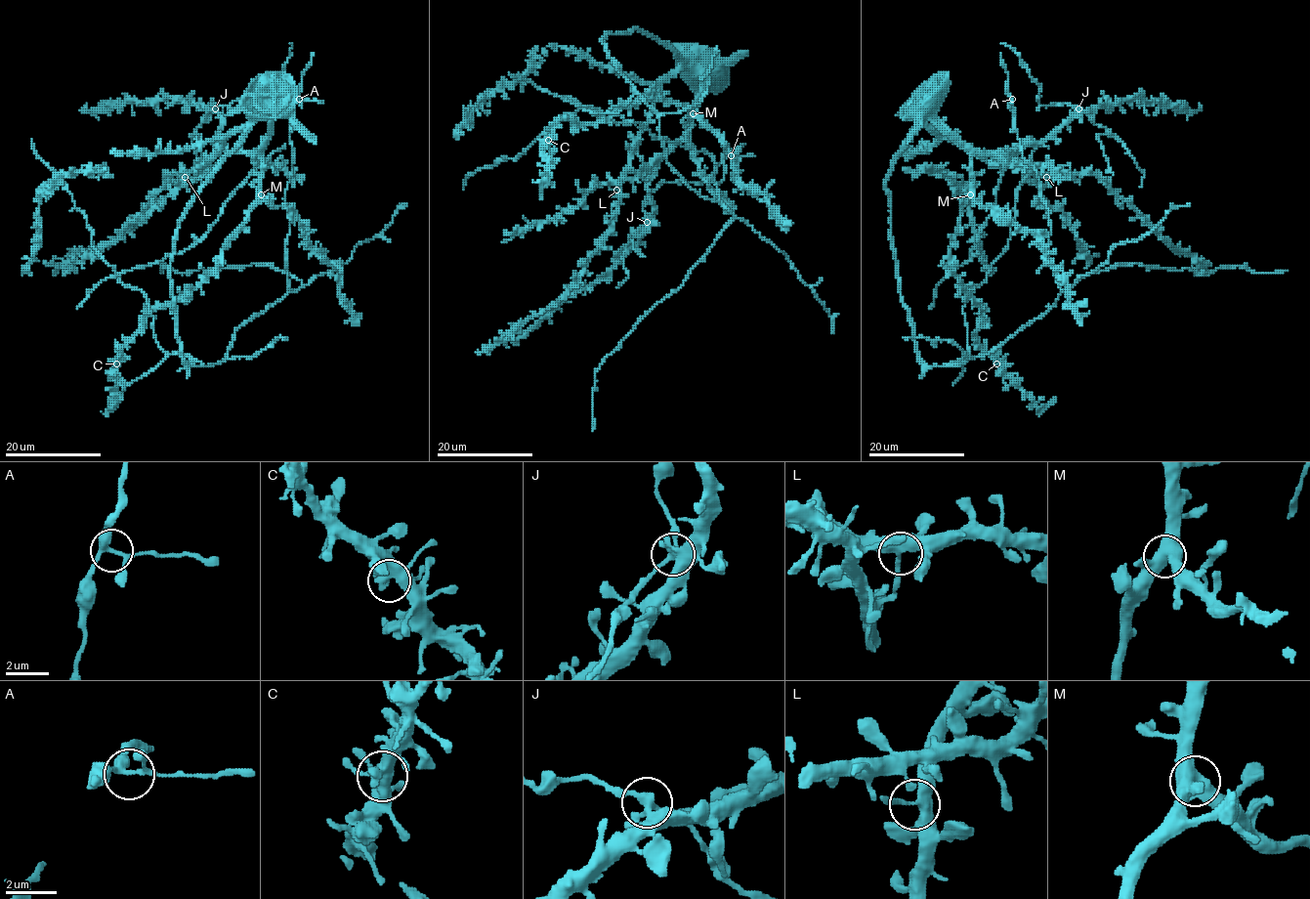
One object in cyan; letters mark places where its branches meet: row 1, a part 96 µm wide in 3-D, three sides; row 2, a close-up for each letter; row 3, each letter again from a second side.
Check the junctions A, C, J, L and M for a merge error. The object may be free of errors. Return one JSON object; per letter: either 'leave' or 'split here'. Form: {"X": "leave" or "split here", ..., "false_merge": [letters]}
{"A": "leave", "C": "leave", "J": "split here", "L": "leave", "M": "leave", "false_merge": ["J"]}

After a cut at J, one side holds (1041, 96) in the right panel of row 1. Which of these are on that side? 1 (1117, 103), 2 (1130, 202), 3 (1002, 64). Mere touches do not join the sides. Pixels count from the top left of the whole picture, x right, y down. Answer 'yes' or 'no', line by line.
1: no
2: no
3: no

